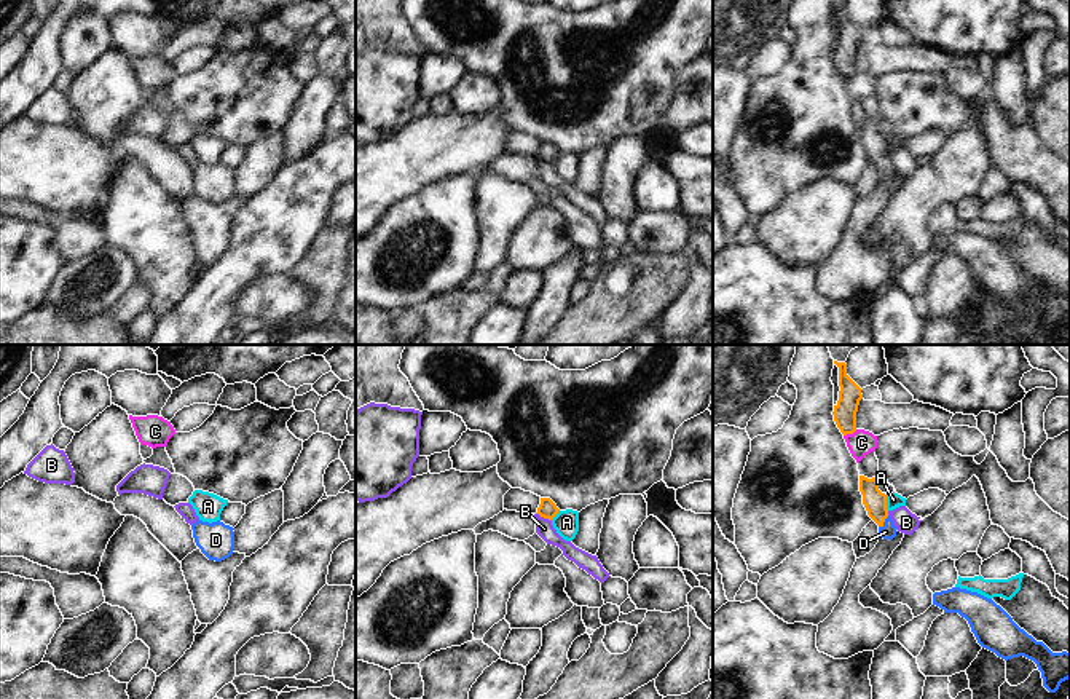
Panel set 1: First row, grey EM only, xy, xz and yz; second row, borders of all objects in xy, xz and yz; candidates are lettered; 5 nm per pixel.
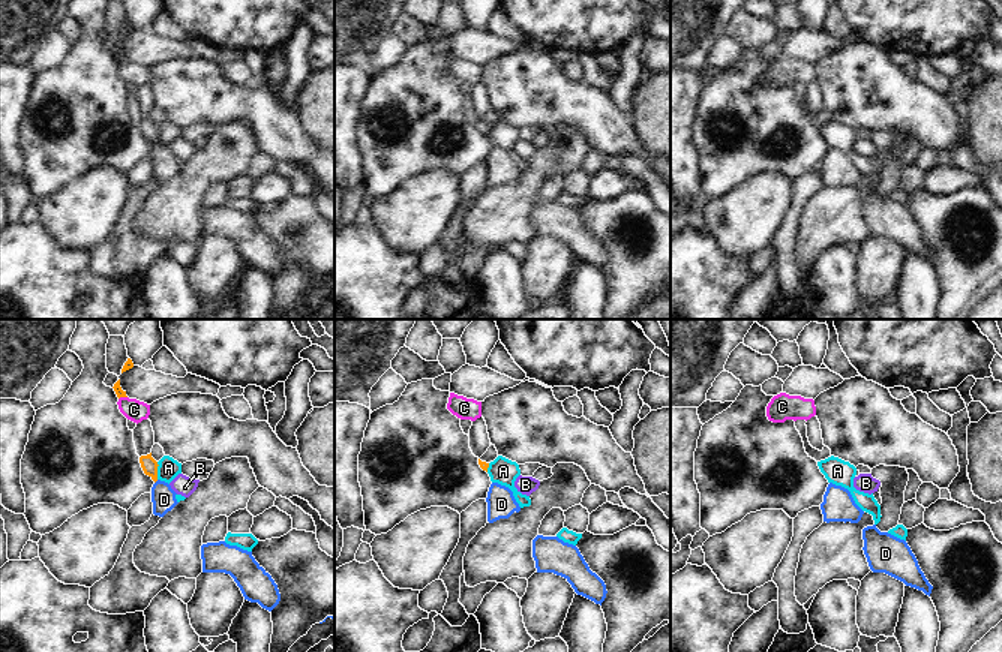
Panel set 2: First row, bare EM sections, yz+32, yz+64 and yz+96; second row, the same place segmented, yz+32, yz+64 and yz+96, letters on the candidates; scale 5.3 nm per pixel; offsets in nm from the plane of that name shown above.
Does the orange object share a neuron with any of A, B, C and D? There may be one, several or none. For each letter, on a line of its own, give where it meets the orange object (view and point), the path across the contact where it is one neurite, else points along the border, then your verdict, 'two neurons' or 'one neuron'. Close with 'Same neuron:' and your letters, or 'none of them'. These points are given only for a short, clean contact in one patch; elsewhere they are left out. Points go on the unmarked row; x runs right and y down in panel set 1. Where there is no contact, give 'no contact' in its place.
A: meets orange in yz at (885, 146); border along yz (885, 138), (885, 149), (889, 152); two neurons
B: meets orange in xz at (544, 160); border along xz (536, 155), (550, 163); two neurons
C: meets orange in yz at (850, 75); border along yz (857, 72), (844, 78); two neurons
D: meets orange in yz at (884, 163); runs through yz (874, 144), (884, 163), (889, 173); one neuron
Same neuron: D

